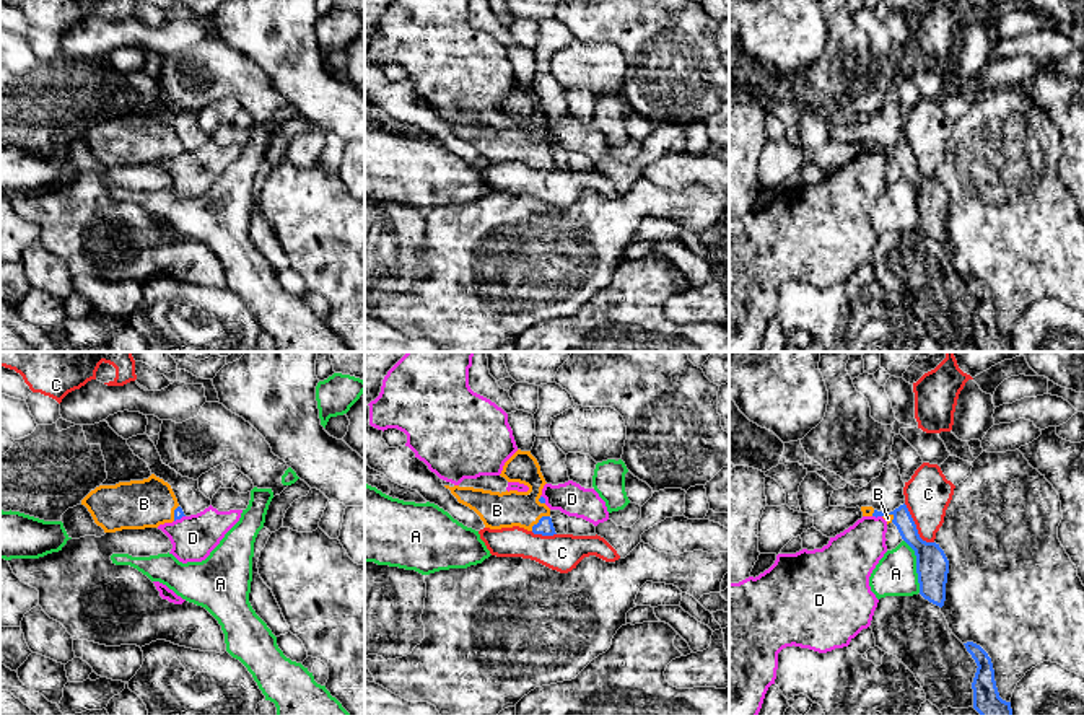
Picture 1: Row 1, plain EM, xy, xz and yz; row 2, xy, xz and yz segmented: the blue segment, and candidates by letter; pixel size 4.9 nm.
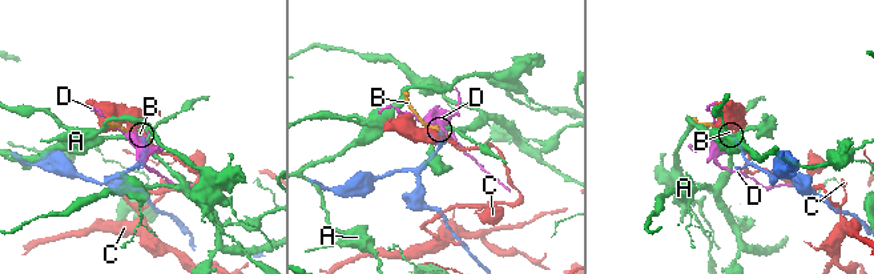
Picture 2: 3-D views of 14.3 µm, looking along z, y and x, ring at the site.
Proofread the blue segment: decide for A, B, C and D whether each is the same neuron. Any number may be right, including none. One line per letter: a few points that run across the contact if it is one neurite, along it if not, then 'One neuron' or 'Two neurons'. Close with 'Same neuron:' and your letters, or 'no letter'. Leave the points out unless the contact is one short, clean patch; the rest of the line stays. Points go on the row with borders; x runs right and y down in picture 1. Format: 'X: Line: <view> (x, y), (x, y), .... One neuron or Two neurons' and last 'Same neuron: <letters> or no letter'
A: Two neurons
B: Line: xz (544, 526), (539, 520), (528, 510), (497, 510). One neuron
C: Two neurons
D: Line: yz (873, 515), (881, 517). Two neurons
Same neuron: B

